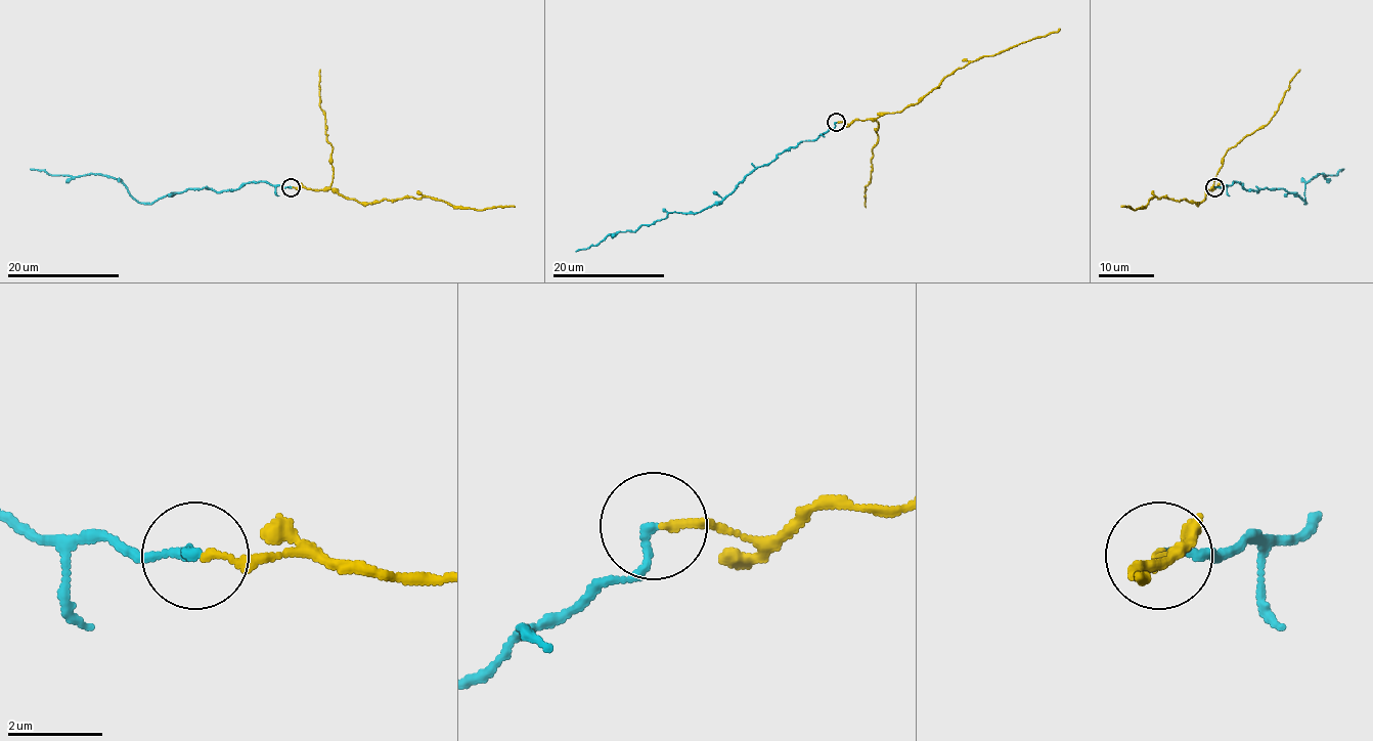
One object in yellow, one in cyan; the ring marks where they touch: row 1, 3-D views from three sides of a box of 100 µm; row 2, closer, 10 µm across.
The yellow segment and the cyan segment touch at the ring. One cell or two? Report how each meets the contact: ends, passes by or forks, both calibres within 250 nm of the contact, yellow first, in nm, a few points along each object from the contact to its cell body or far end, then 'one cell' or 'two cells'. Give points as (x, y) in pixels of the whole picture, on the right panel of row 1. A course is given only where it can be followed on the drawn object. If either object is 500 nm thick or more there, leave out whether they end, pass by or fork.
yellow ends | cyan ends | 160/200 nm | yellow via (1214, 187), (1199, 203), (1152, 198), (1136, 210), (1121, 207) | cyan via (1214, 187), (1239, 182), (1256, 191), (1285, 189), (1305, 203), (1304, 186), (1317, 174), (1336, 175), (1343, 168) | two cells

